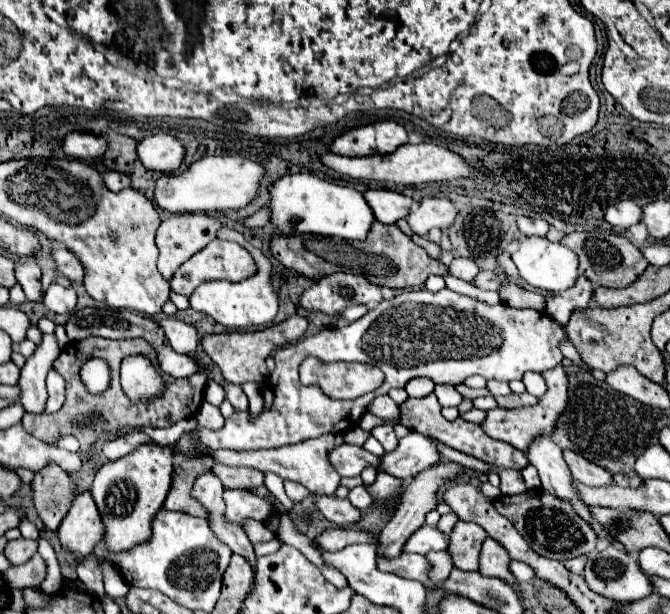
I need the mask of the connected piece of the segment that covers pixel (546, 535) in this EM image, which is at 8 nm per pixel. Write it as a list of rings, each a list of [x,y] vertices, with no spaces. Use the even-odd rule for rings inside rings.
[[[527,490],[517,496],[501,496],[493,500],[493,506],[501,516],[513,522],[517,532],[539,556],[551,560],[567,560],[581,554],[589,554],[595,548],[597,536],[593,528],[583,518],[577,516],[577,512],[567,500],[549,496],[545,490]]]

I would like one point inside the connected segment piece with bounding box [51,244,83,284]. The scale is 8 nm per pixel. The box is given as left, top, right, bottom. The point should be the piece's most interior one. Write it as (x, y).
(66, 264)

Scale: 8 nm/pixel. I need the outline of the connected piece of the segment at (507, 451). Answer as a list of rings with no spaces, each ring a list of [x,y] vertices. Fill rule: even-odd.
[[[429,394],[429,396],[423,396],[423,398],[409,398],[407,402],[403,402],[399,406],[401,410],[401,422],[415,430],[415,432],[423,432],[425,436],[431,436],[431,438],[437,438],[439,442],[459,450],[459,452],[465,452],[469,456],[475,456],[487,464],[491,464],[493,468],[513,468],[513,470],[523,470],[529,460],[525,458],[525,454],[521,450],[515,450],[511,444],[501,444],[499,440],[491,440],[487,438],[487,434],[479,428],[479,424],[473,424],[473,422],[465,422],[461,418],[457,420],[445,420],[441,416],[441,404],[437,402],[437,396],[435,394]]]

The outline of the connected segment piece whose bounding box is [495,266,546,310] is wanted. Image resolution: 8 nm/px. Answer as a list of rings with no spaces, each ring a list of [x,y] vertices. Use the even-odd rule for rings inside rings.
[[[499,266],[495,270],[495,276],[501,284],[499,294],[501,294],[501,302],[513,306],[513,308],[533,308],[533,310],[545,310],[546,299],[542,294],[525,290],[521,286],[511,282],[505,274],[505,270]]]

